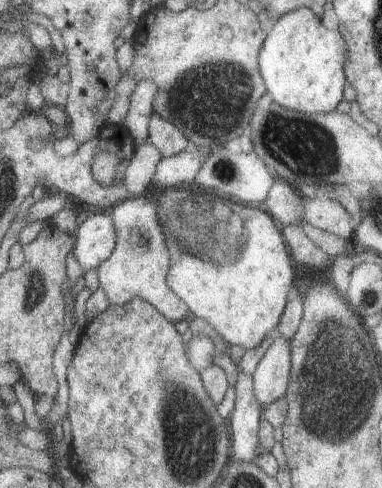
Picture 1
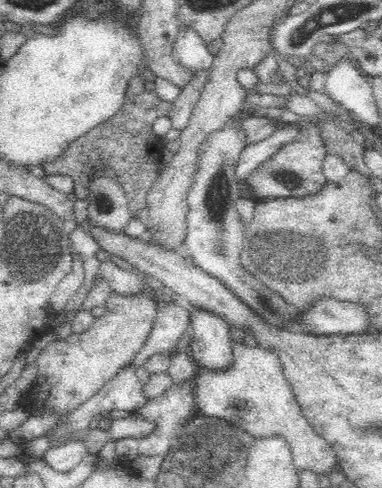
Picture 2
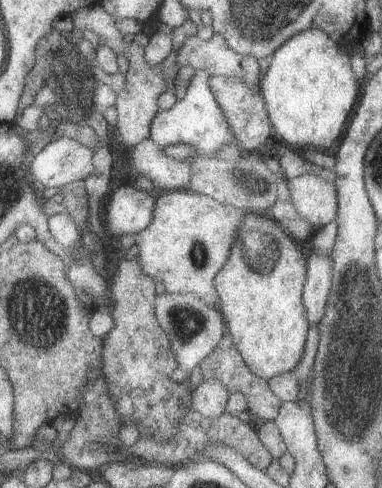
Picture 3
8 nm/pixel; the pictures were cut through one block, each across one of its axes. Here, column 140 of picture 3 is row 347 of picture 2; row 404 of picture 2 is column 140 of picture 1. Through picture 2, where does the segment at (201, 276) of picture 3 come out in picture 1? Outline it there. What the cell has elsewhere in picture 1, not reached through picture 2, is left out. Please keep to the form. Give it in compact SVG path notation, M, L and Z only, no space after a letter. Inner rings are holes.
M145 196L127 198L111 208L109 214L115 228L115 248L111 256L97 268L99 288L107 296L109 304L121 306L131 298L141 298L149 302L159 314L163 314L163 318L167 318L171 324L189 320L187 304L179 300L179 296L167 286L167 272L171 260L163 244L163 238L167 238L167 234L163 232L157 204L149 202Z

